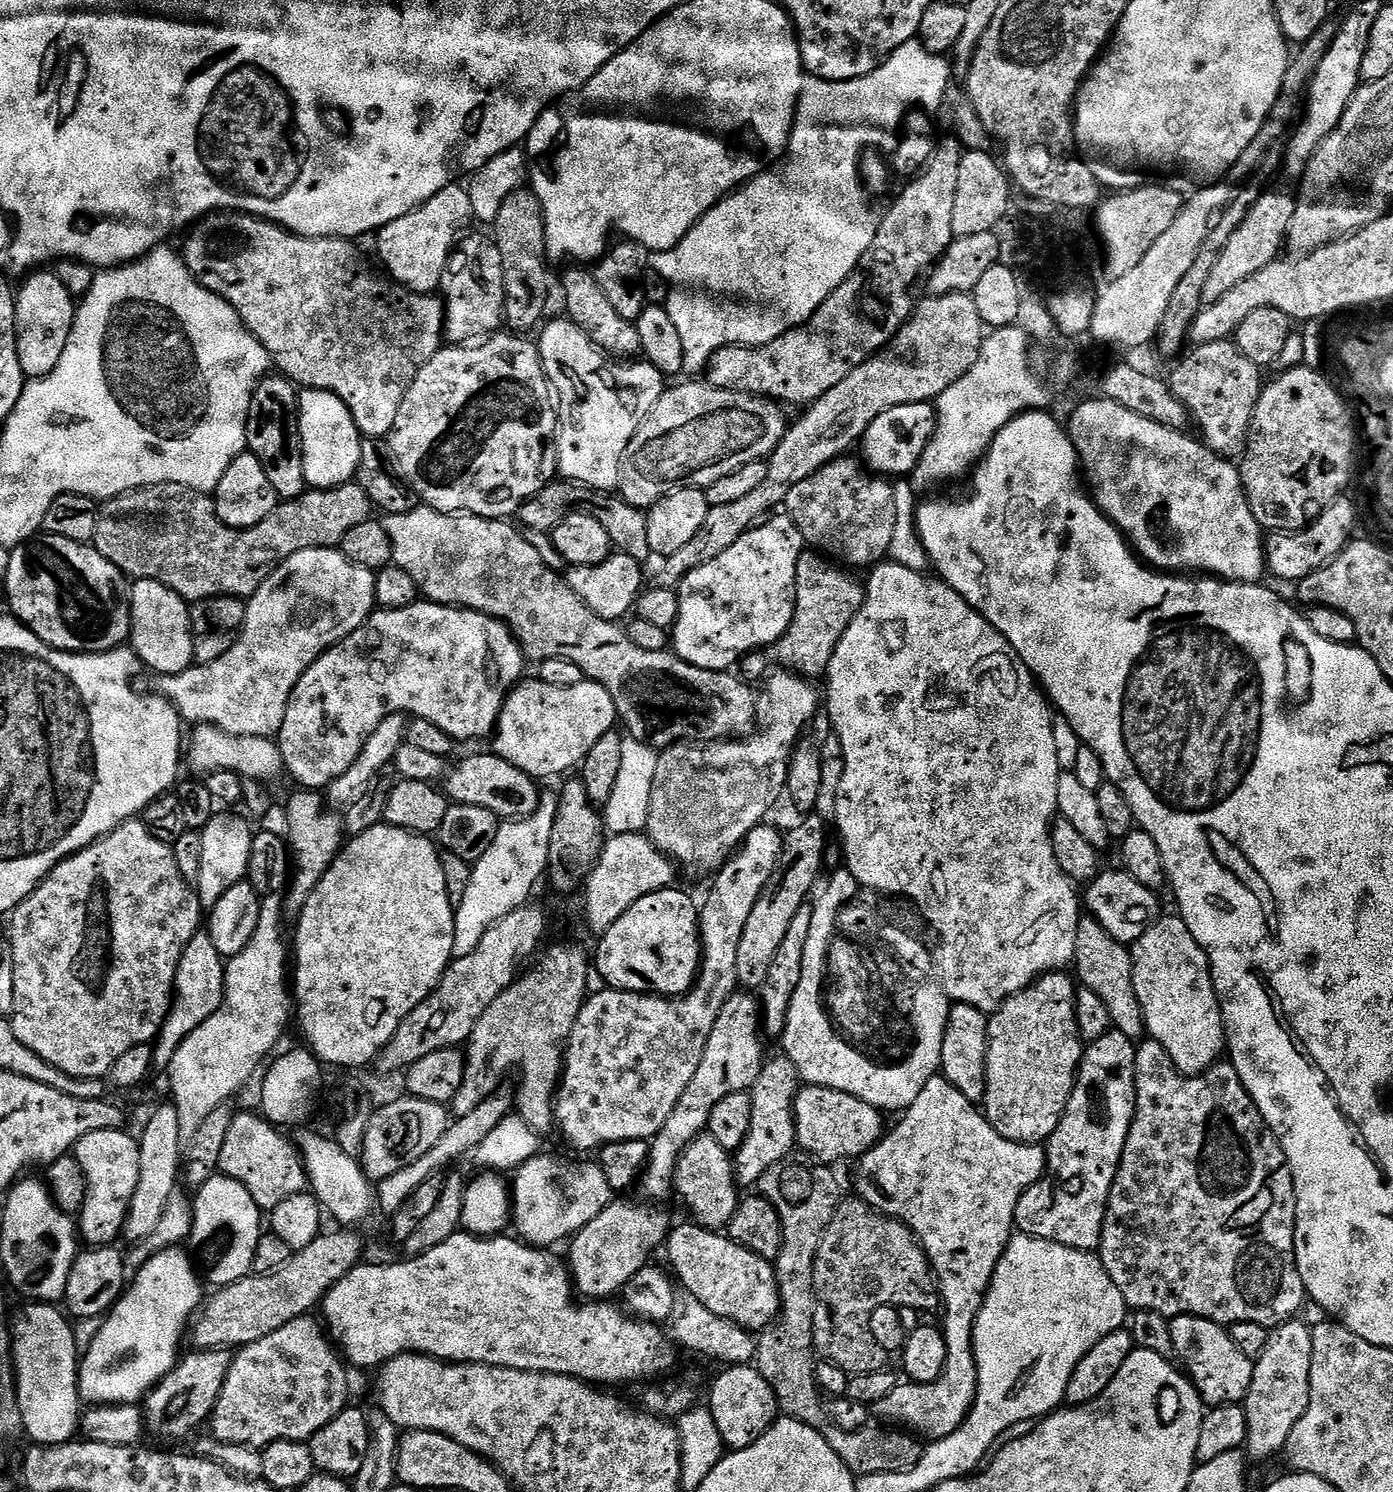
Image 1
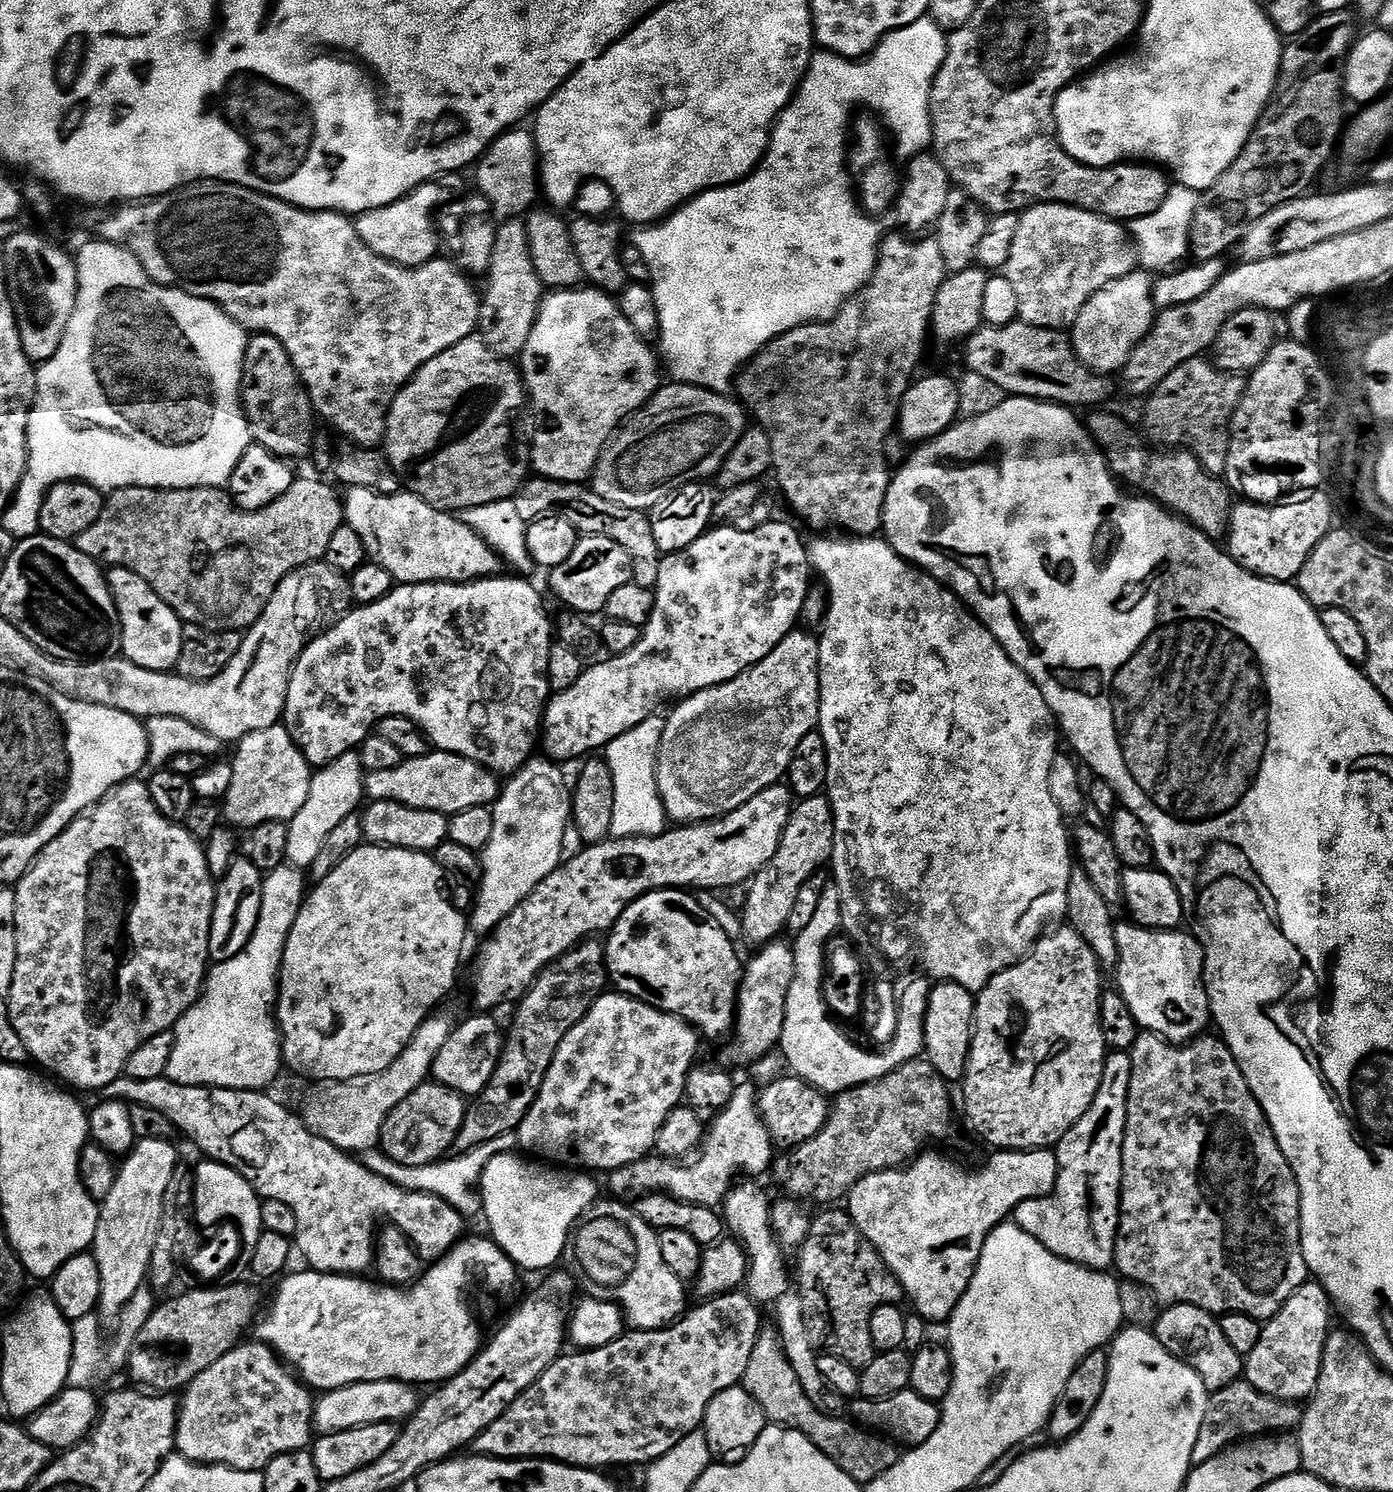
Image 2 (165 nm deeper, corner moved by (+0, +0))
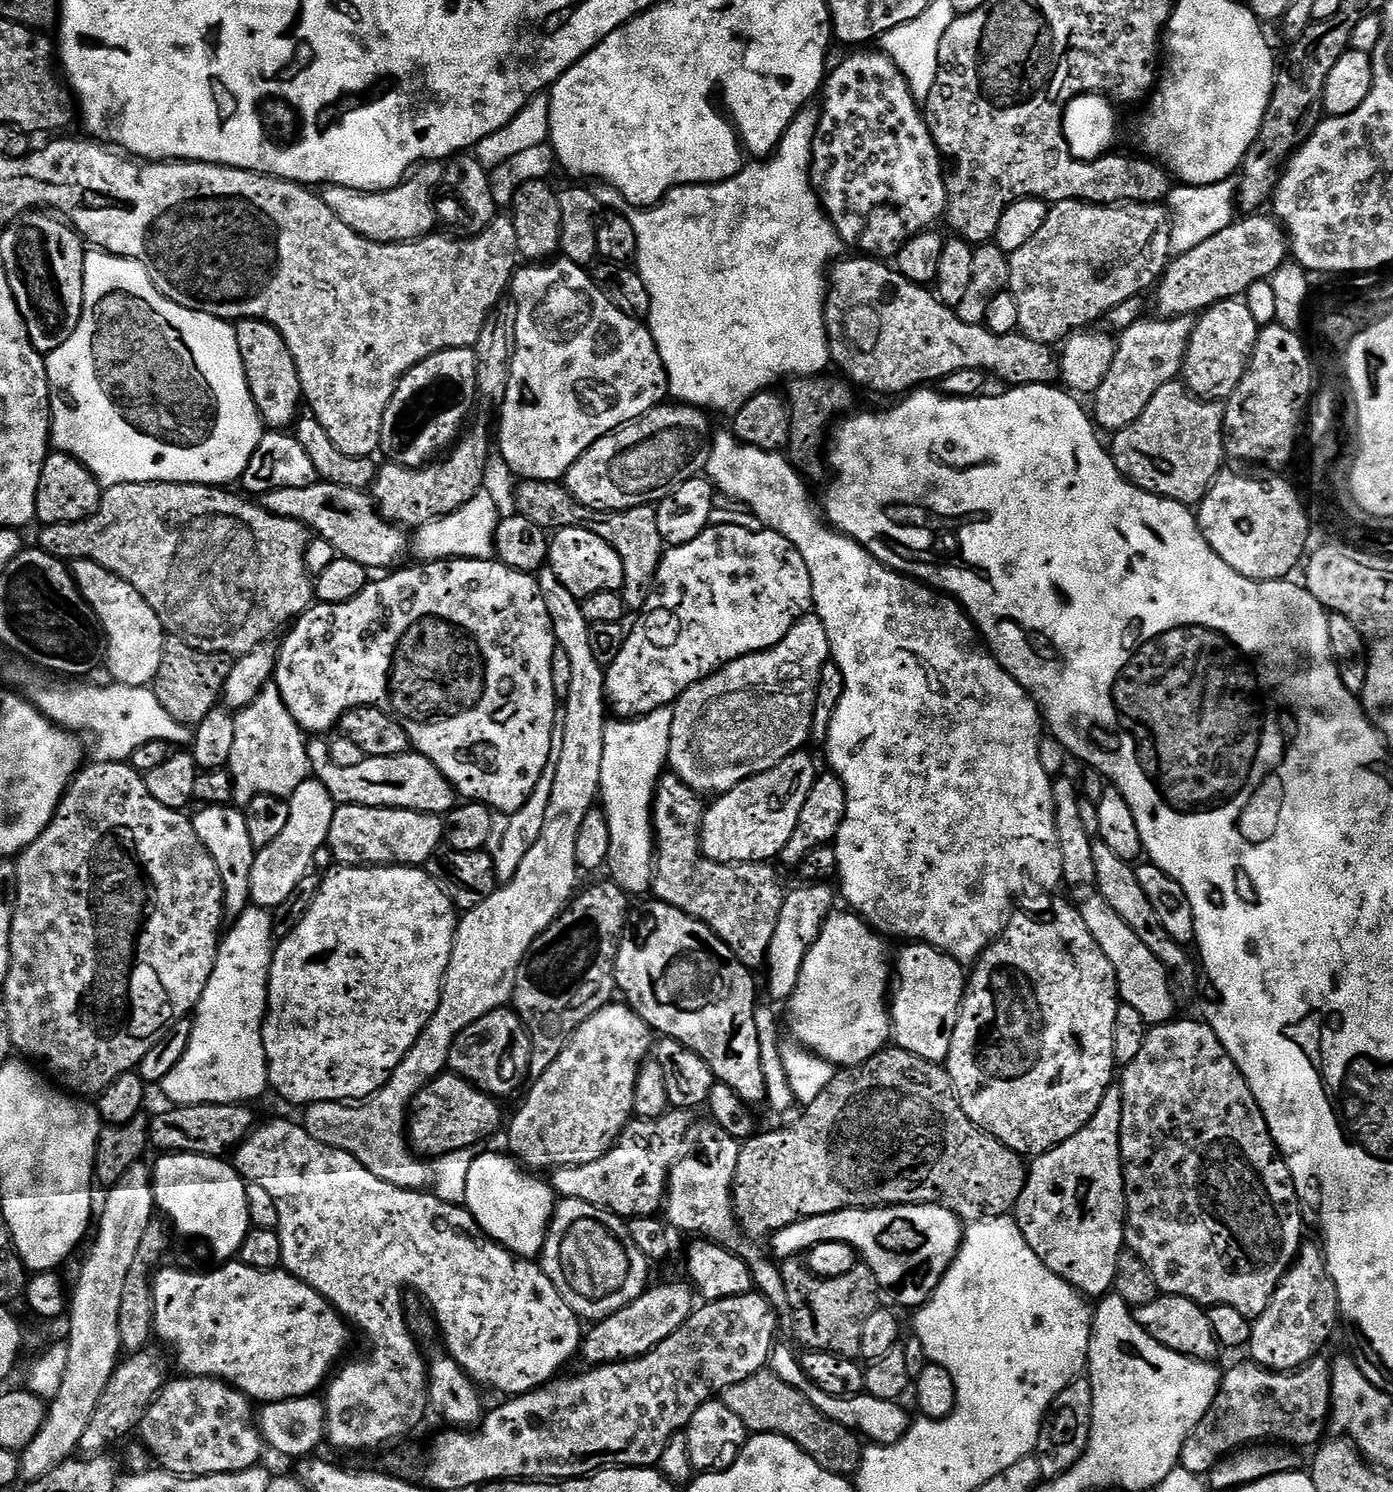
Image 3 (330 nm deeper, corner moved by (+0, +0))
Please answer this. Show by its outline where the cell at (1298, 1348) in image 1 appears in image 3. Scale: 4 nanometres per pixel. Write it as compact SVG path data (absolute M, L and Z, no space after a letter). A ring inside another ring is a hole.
M1301 1243L1295 1262L1292 1263L1292 1267L1288 1269L1270 1298L1270 1306L1266 1306L1264 1313L1252 1320L1252 1337L1247 1351L1252 1352L1251 1359L1255 1363L1269 1368L1271 1372L1295 1372L1296 1369L1317 1359L1323 1353L1320 1351L1327 1346L1328 1339L1336 1328L1336 1319L1339 1321L1341 1316L1338 1290L1330 1278L1330 1270L1324 1260L1321 1245Z

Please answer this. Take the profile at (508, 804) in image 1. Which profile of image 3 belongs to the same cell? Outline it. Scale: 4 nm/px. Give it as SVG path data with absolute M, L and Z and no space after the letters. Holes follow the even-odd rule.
M415 750L404 752L401 756L369 756L358 762L358 766L341 768L324 755L311 761L310 772L326 786L326 790L330 790L337 805L405 808L411 812L430 812L433 816L443 817L458 803L458 793L442 770L438 770L430 758Z

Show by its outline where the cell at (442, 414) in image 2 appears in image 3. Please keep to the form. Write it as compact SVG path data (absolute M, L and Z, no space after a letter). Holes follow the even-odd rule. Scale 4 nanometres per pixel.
M472 348L442 350L418 362L400 379L390 406L386 406L380 452L388 455L391 463L404 468L424 467L455 445L465 427L464 419L475 404L478 404L476 353Z

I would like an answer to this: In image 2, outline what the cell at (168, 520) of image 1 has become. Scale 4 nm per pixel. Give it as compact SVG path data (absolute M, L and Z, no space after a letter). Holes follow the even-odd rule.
M293 479L290 490L286 490L286 494L282 494L282 498L270 502L270 506L257 512L244 512L235 507L232 497L224 488L119 488L105 499L104 509L98 522L94 522L94 526L90 526L90 530L82 530L82 534L76 537L74 543L78 551L101 565L134 570L134 574L138 574L138 578L146 578L146 582L154 590L154 594L158 594L158 598L162 598L166 602L166 606L173 608L185 625L209 628L211 632L240 632L251 628L258 622L258 618L266 610L274 590L281 584L285 576L298 571L299 568L305 568L307 564L324 560L326 546L330 546L330 537L345 523L344 501L341 493L339 491L336 493L324 480Z

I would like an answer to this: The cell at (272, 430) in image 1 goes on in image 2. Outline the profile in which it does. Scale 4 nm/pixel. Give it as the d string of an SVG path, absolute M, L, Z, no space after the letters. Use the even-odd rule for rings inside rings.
M256 334L249 339L244 359L242 403L255 443L289 462L313 455L312 431L318 420L298 370L278 338Z

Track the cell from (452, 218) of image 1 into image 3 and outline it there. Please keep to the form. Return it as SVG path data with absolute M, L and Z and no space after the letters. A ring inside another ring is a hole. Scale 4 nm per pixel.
M425 162L403 184L387 188L385 192L356 192L353 188L329 184L323 189L322 195L326 206L330 206L330 210L334 210L334 214L338 214L338 218L342 218L350 230L374 242L405 244L408 240L424 239L435 229L432 227L437 227L434 193L443 181L445 171L443 163Z

